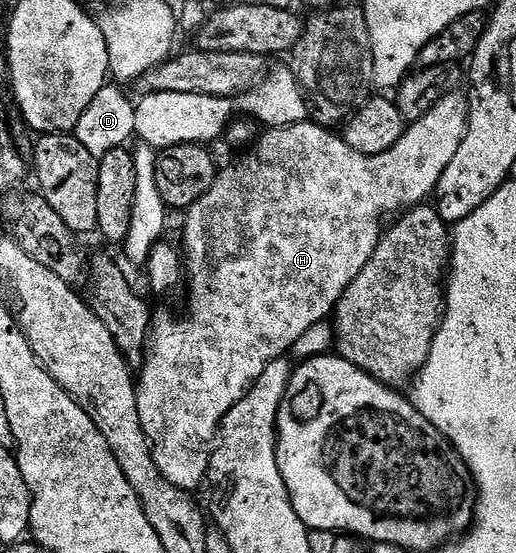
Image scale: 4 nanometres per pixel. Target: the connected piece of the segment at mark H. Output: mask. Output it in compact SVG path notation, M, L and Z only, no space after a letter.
M463 91L448 92L437 104L432 107L422 118L411 121L405 127L402 138L390 146L382 154L367 156L358 154L358 150L350 150L346 146L343 135L326 129L321 124L305 122L303 124L291 124L281 128L268 128L259 133L258 139L251 145L249 156L233 162L229 168L221 167L216 173L214 186L198 198L191 208L187 209L184 220L184 248L182 244L182 260L186 265L186 288L188 284L188 316L179 320L168 312L157 311L152 318L152 335L146 349L144 367L139 369L138 383L136 386L136 401L138 402L138 418L142 422L142 430L148 439L148 445L152 451L154 462L158 470L162 470L162 478L174 486L185 490L193 490L199 484L203 485L208 478L208 467L212 461L212 449L220 434L220 423L226 418L226 414L235 409L241 400L249 395L250 389L256 380L264 373L270 362L287 357L291 353L294 342L310 330L310 326L325 323L335 313L336 304L342 298L342 294L362 274L362 266L370 262L374 250L378 246L382 235L380 219L383 216L395 217L405 210L423 205L424 200L435 193L438 182L458 154L458 146L462 146L462 138L466 138L468 129L468 97Z

